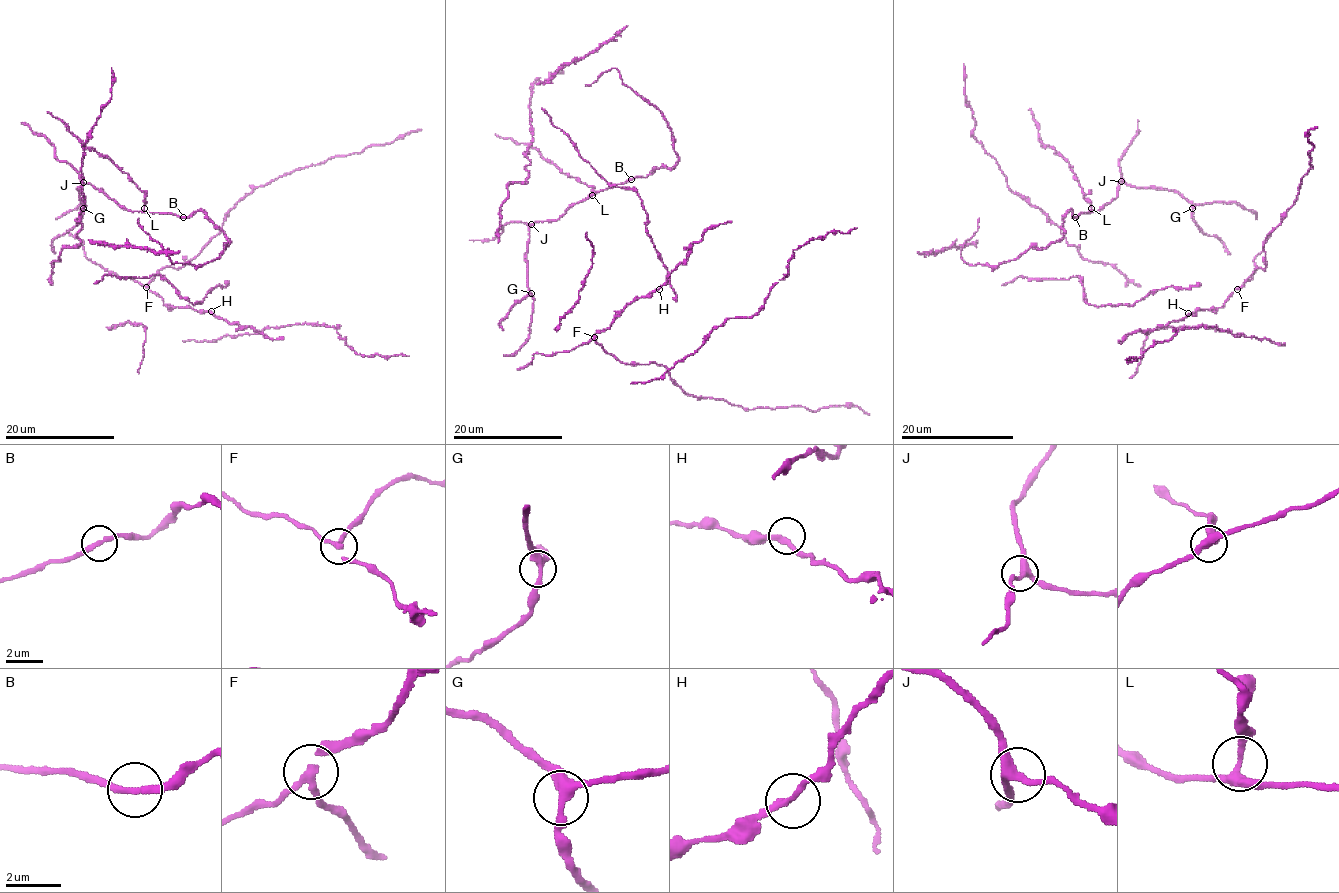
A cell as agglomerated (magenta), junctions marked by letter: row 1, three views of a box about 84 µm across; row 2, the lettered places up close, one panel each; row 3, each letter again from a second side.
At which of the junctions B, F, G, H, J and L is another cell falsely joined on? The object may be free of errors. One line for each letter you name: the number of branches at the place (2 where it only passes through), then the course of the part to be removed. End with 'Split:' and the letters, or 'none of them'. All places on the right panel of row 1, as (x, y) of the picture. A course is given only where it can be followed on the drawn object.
F: 3 branches meet; foreign part runs (1237, 289), (1254, 271), (1265, 268), (1265, 237), (1298, 199), (1300, 180), (1312, 167), (1307, 132), (1317, 126)
Split: F

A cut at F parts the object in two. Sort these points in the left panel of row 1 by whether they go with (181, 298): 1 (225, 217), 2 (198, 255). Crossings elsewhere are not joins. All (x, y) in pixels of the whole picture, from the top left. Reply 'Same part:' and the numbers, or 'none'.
Same part: none

